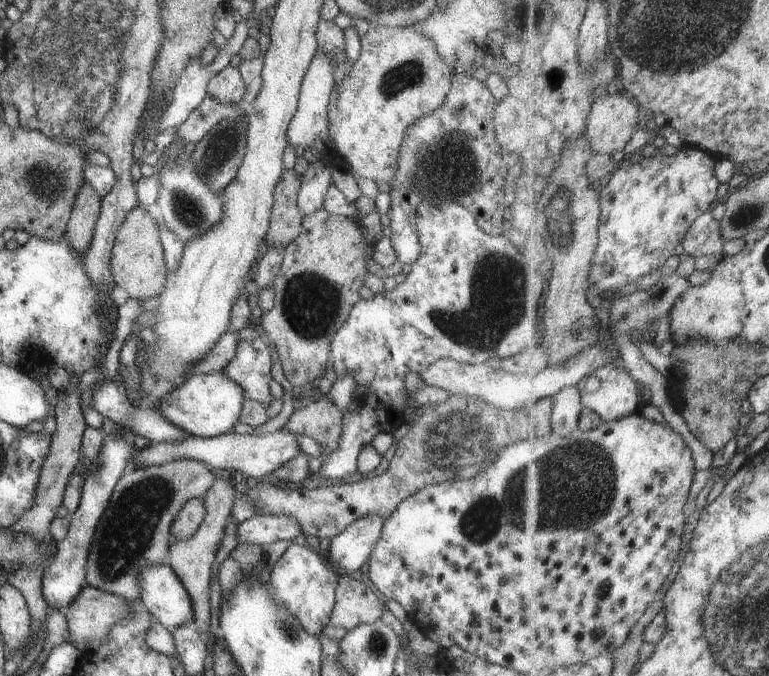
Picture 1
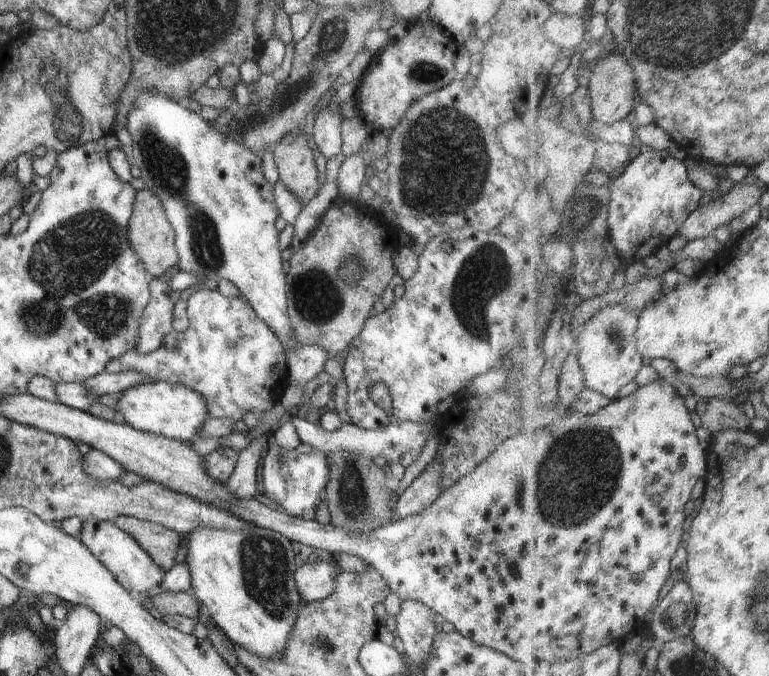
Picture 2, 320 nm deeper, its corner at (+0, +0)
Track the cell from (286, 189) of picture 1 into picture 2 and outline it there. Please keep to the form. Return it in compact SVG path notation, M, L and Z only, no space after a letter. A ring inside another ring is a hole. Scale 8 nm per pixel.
M301 131L285 134L271 149L273 162L277 166L279 182L307 204L316 196L319 188L313 150Z

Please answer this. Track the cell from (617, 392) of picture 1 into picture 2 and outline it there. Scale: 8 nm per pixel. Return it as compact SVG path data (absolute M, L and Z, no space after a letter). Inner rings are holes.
M613 303L597 311L578 332L576 351L584 370L585 384L591 390L603 393L612 402L619 399L621 388L633 382L643 368L637 340L640 314L641 310L633 310L629 305Z

